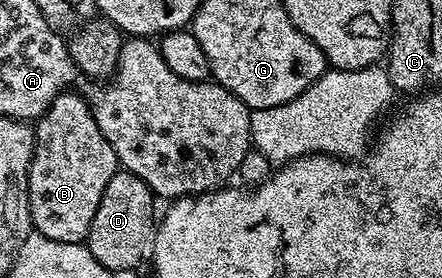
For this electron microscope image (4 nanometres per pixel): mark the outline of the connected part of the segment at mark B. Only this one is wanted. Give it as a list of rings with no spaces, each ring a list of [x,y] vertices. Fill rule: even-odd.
[[[67,90],[61,93],[52,103],[50,108],[43,116],[38,117],[36,121],[36,131],[34,133],[34,157],[30,163],[30,222],[33,231],[39,232],[44,238],[52,238],[56,242],[72,242],[73,244],[83,243],[86,235],[90,233],[90,223],[92,218],[96,218],[96,206],[100,206],[100,198],[104,194],[104,186],[108,186],[108,182],[119,171],[120,165],[116,154],[112,150],[112,146],[108,146],[108,138],[104,138],[104,134],[100,134],[100,126],[96,126],[96,118],[92,114],[89,104],[86,103],[85,95],[79,94],[77,91]]]

